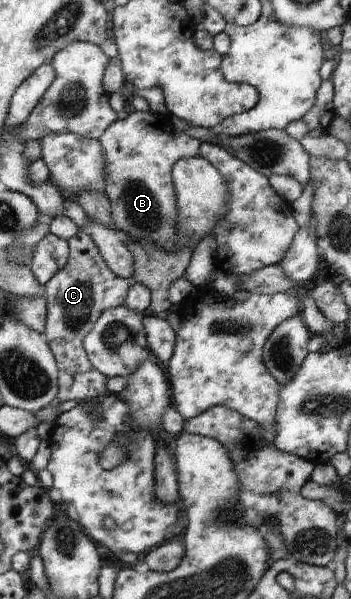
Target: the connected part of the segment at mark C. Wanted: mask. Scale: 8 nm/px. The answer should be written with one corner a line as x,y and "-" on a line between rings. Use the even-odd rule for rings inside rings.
79,230
67,240
67,243
68,262
43,286
47,315
42,335
60,373
60,389
56,403
62,401
80,403
108,393
107,378
89,363
83,341
104,311
124,305
132,282
110,271
90,235
86,235
84,231

